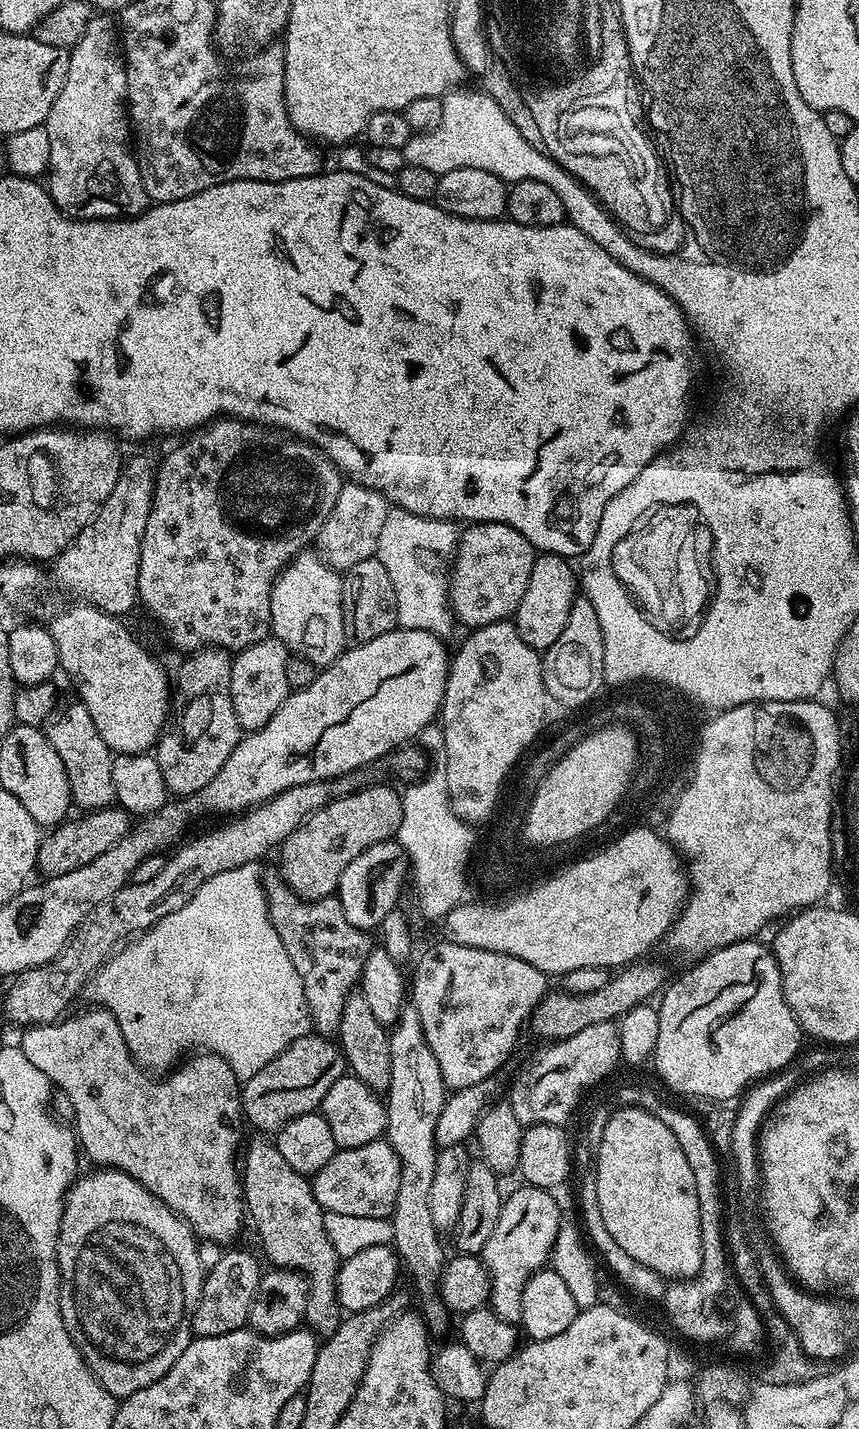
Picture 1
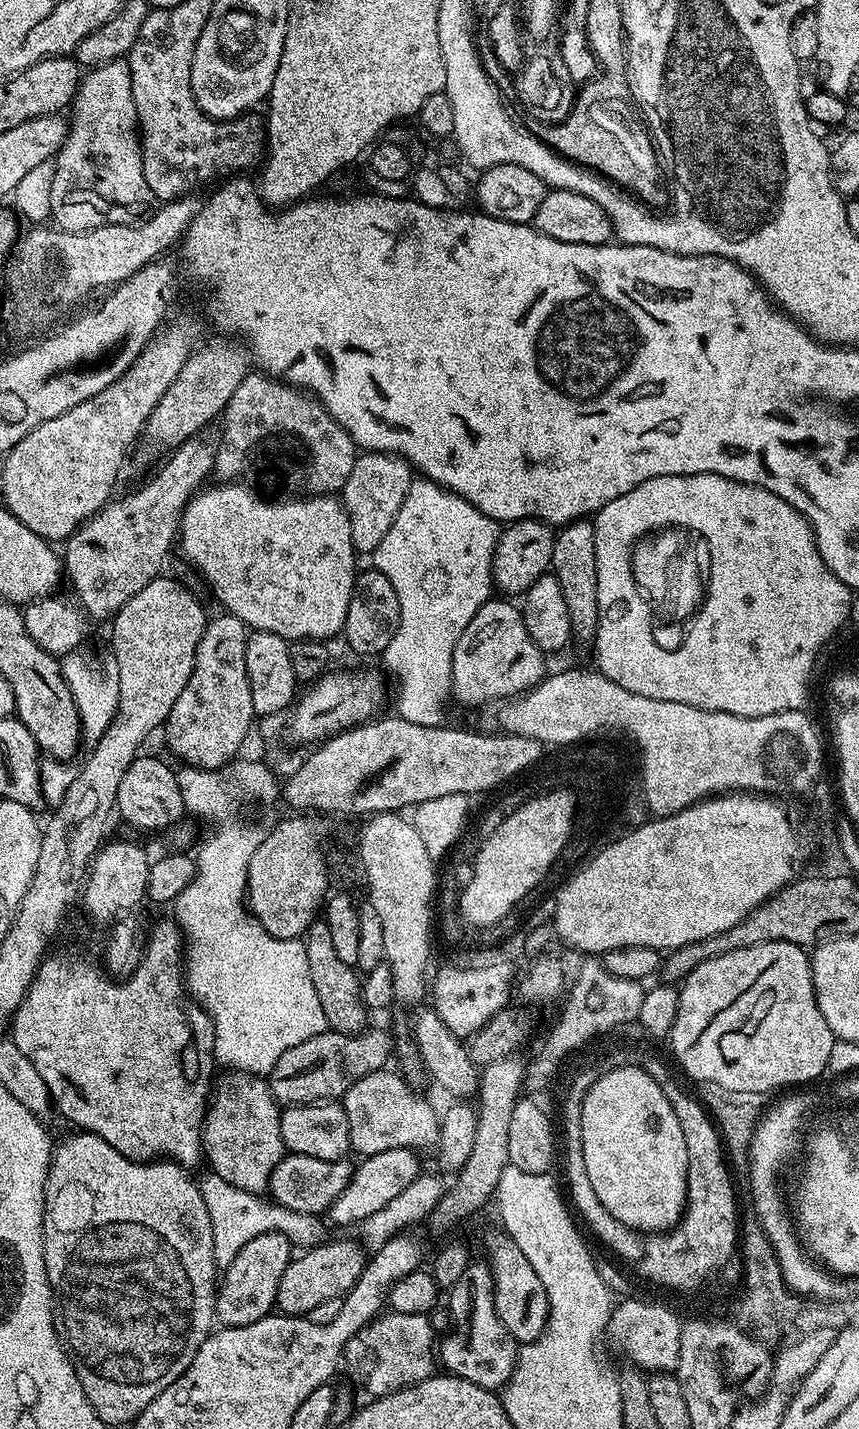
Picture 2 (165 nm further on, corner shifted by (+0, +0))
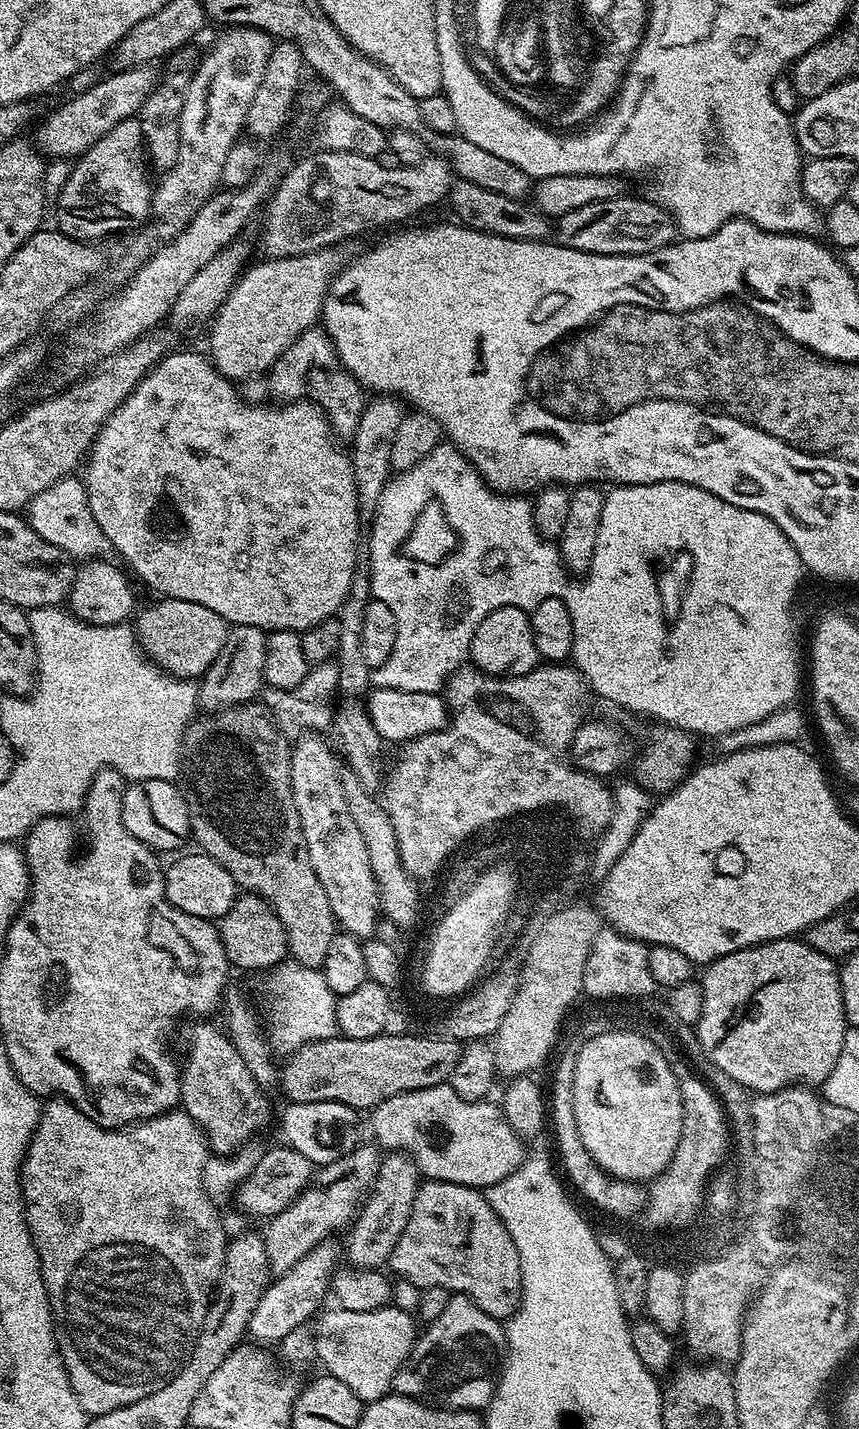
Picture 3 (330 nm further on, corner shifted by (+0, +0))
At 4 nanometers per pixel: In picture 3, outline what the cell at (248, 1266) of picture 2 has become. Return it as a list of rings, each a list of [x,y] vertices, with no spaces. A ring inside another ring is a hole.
[[[375,1143],[357,1144],[350,1154],[323,1165],[299,1198],[290,1206],[286,1206],[286,1210],[267,1221],[268,1229],[263,1229],[262,1235],[266,1246],[268,1270],[273,1277],[281,1276],[286,1270],[290,1270],[290,1266],[294,1266],[298,1258],[314,1250],[314,1246],[335,1237],[339,1228],[347,1229],[353,1223],[358,1209],[376,1183],[381,1159],[381,1149]]]

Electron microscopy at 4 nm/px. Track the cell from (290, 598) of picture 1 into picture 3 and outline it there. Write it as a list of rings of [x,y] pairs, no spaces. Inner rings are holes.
[[[203,351],[171,352],[154,365],[120,407],[108,415],[107,422],[100,427],[100,433],[92,441],[86,456],[88,469],[82,473],[82,479],[90,502],[90,514],[94,514],[94,522],[98,522],[111,551],[116,551],[125,560],[123,563],[130,572],[132,567],[131,575],[137,581],[140,579],[146,587],[160,592],[156,594],[170,600],[198,602],[198,606],[206,606],[214,610],[214,614],[222,614],[230,626],[258,626],[265,633],[301,633],[318,622],[333,619],[350,590],[351,578],[357,567],[356,543],[362,540],[362,517],[354,486],[352,461],[349,453],[339,448],[341,445],[334,439],[324,411],[320,405],[305,399],[272,406],[276,408],[268,408],[267,403],[247,404],[239,396],[237,385],[224,377]]]

